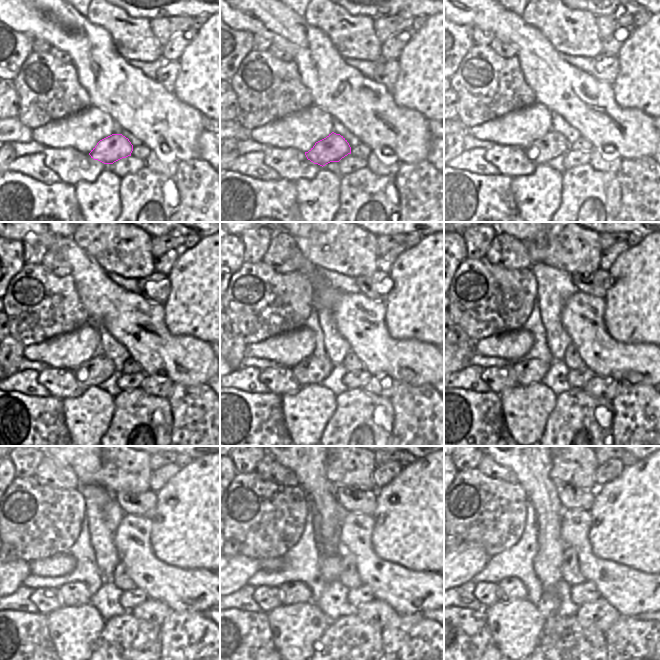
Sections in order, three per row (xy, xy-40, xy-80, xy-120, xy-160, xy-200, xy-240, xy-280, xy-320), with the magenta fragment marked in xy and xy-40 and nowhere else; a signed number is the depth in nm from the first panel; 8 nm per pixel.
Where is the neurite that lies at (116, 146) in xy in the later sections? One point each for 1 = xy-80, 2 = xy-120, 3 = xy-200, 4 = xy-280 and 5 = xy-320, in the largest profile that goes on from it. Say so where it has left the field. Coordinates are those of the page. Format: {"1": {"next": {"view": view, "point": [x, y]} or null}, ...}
{"1": {"next": {"view": "xy-80", "point": [553, 144]}}, "2": {"next": {"view": "xy-120", "point": [93, 372]}}, "3": {"next": {"view": "xy-200", "point": [528, 372]}}, "4": {"next": {"view": "xy-280", "point": [292, 592]}}, "5": {"next": {"view": "xy-320", "point": [511, 588]}}}

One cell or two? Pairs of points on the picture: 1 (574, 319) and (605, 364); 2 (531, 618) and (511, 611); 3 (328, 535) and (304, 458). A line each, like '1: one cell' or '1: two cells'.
1: one cell
2: one cell
3: one cell

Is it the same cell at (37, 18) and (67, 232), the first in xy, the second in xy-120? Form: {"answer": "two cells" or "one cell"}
{"answer": "two cells"}

